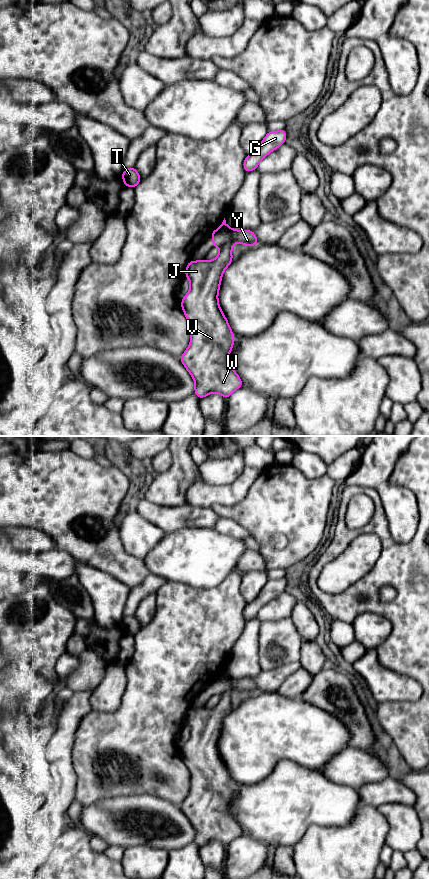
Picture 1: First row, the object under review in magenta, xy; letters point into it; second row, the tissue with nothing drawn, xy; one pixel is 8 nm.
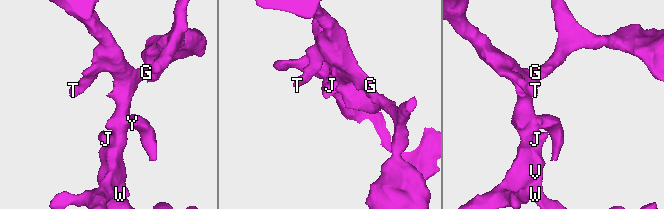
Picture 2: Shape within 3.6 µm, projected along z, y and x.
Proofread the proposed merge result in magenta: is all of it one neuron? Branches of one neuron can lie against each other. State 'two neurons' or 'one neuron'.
two neurons

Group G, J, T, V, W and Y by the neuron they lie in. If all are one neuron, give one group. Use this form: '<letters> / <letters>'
G J T V W / Y

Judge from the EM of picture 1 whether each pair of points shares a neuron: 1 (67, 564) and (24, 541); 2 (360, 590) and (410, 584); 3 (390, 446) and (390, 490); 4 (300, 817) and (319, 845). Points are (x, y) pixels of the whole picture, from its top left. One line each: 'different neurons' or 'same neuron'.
1: same neuron
2: same neuron
3: same neuron
4: different neurons

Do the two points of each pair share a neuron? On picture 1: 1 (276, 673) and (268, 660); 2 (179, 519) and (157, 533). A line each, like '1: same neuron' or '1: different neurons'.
1: different neurons
2: different neurons

